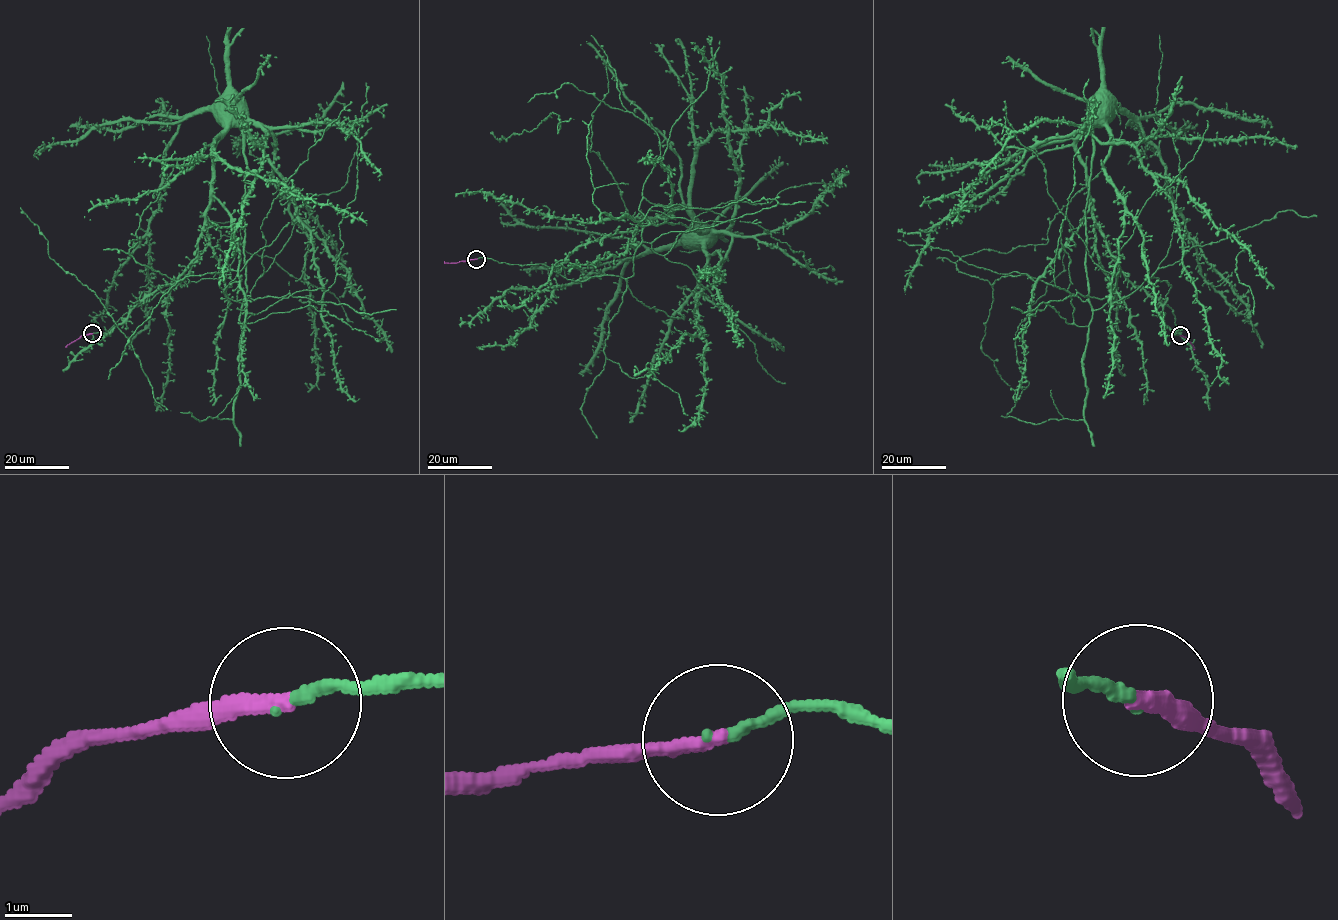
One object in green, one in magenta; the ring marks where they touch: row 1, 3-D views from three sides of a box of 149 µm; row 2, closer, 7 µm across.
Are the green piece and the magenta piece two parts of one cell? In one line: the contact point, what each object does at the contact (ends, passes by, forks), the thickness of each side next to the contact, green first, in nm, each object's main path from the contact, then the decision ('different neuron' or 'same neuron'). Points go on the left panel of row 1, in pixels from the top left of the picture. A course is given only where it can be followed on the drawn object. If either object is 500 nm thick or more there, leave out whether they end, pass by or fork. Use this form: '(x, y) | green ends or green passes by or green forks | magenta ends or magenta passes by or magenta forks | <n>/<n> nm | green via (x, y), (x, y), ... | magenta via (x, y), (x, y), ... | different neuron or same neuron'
(92, 333) | green ends | magenta ends | 160/200 nm | green via (92, 333), (160, 291), (229, 276), (242, 198), (261, 167), (245, 139), (257, 142), (231, 125), (226, 103) | magenta via (92, 333), (80, 336), (65, 347) | same neuron

